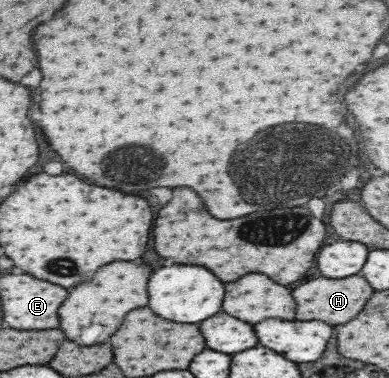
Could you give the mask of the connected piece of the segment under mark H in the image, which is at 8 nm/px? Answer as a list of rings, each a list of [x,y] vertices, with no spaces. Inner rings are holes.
[[[350,276],[350,278],[316,278],[310,280],[306,284],[300,284],[296,290],[292,290],[292,296],[296,298],[296,318],[312,318],[312,320],[322,320],[328,324],[346,324],[352,318],[356,318],[356,314],[360,314],[360,310],[366,306],[368,298],[372,296],[372,286],[368,286],[368,282],[362,276]]]

